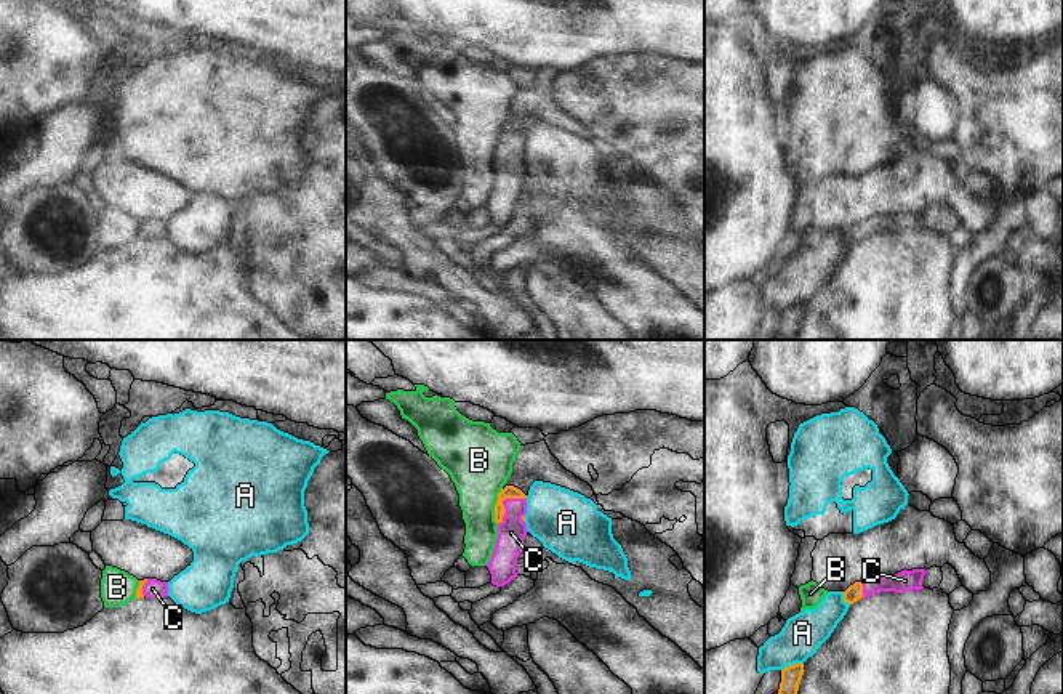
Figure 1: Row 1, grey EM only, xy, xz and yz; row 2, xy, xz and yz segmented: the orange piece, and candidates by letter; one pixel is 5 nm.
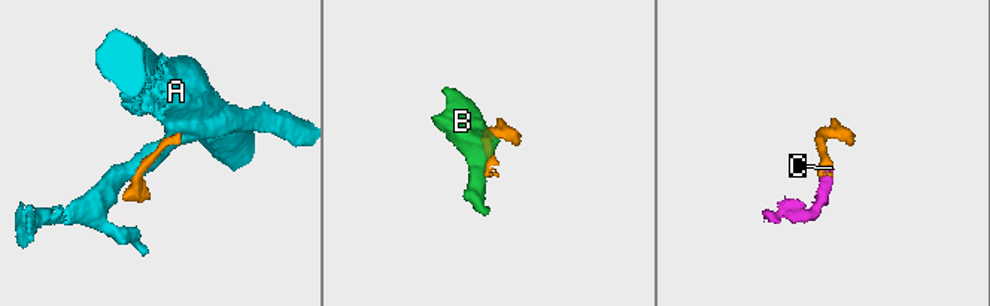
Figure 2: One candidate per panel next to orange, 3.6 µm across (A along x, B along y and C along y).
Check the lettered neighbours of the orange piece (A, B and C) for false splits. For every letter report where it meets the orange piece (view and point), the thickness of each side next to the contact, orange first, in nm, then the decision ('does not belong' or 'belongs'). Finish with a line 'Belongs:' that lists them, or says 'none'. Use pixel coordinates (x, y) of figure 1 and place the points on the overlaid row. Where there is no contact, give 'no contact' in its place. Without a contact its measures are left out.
A: yz (791, 665) | 100/200 nm | does not belong
B: xz (495, 505) | 60/340 nm | does not belong
C: xz (501, 502) | 60/140 nm | belongs
Belongs: C

